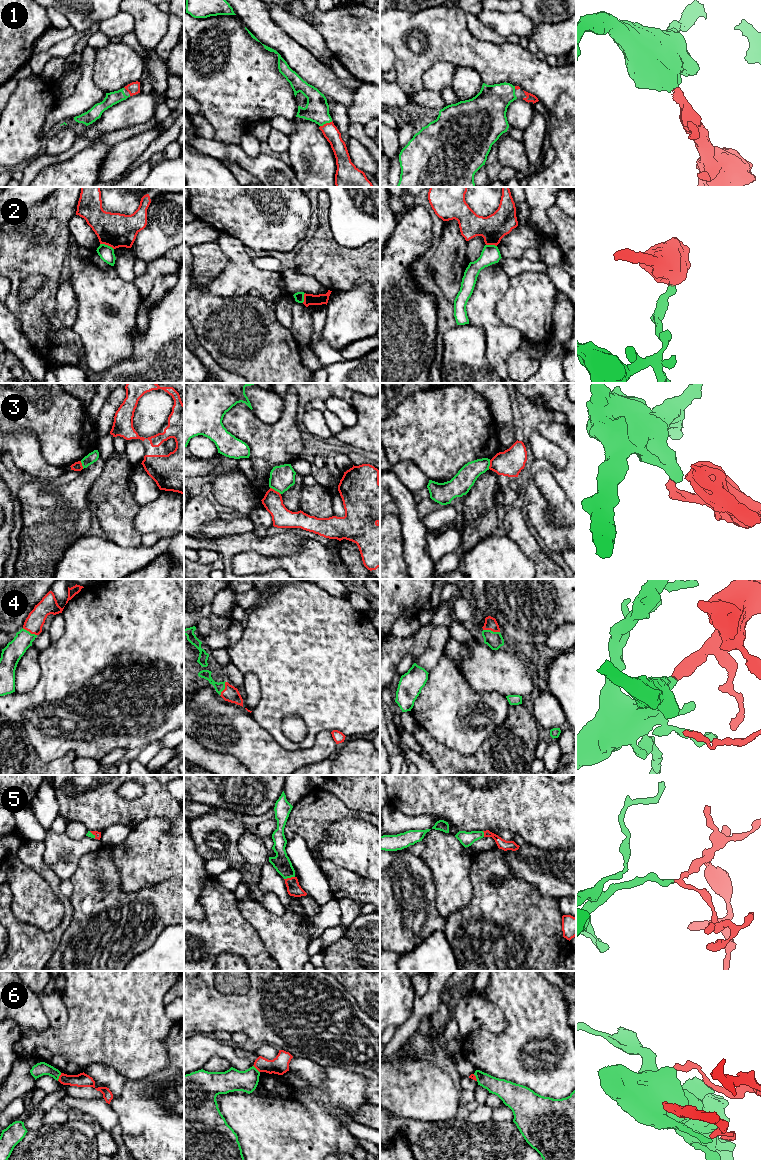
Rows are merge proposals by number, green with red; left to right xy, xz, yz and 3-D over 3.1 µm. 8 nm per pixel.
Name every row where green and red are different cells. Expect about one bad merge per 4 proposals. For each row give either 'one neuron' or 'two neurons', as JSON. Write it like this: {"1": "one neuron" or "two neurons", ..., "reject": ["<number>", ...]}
{"1": "one neuron", "2": "two neurons", "3": "two neurons", "4": "one neuron", "5": "one neuron", "6": "two neurons", "reject": ["2", "3", "6"]}

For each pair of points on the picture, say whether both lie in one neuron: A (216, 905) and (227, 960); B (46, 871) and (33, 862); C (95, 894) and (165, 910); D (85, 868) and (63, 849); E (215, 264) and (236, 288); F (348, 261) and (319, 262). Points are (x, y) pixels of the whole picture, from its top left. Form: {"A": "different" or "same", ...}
{"A": "different", "B": "same", "C": "same", "D": "different", "E": "different", "F": "same"}

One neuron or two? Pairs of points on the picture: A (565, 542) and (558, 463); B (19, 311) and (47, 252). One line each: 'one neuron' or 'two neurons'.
A: two neurons
B: one neuron

